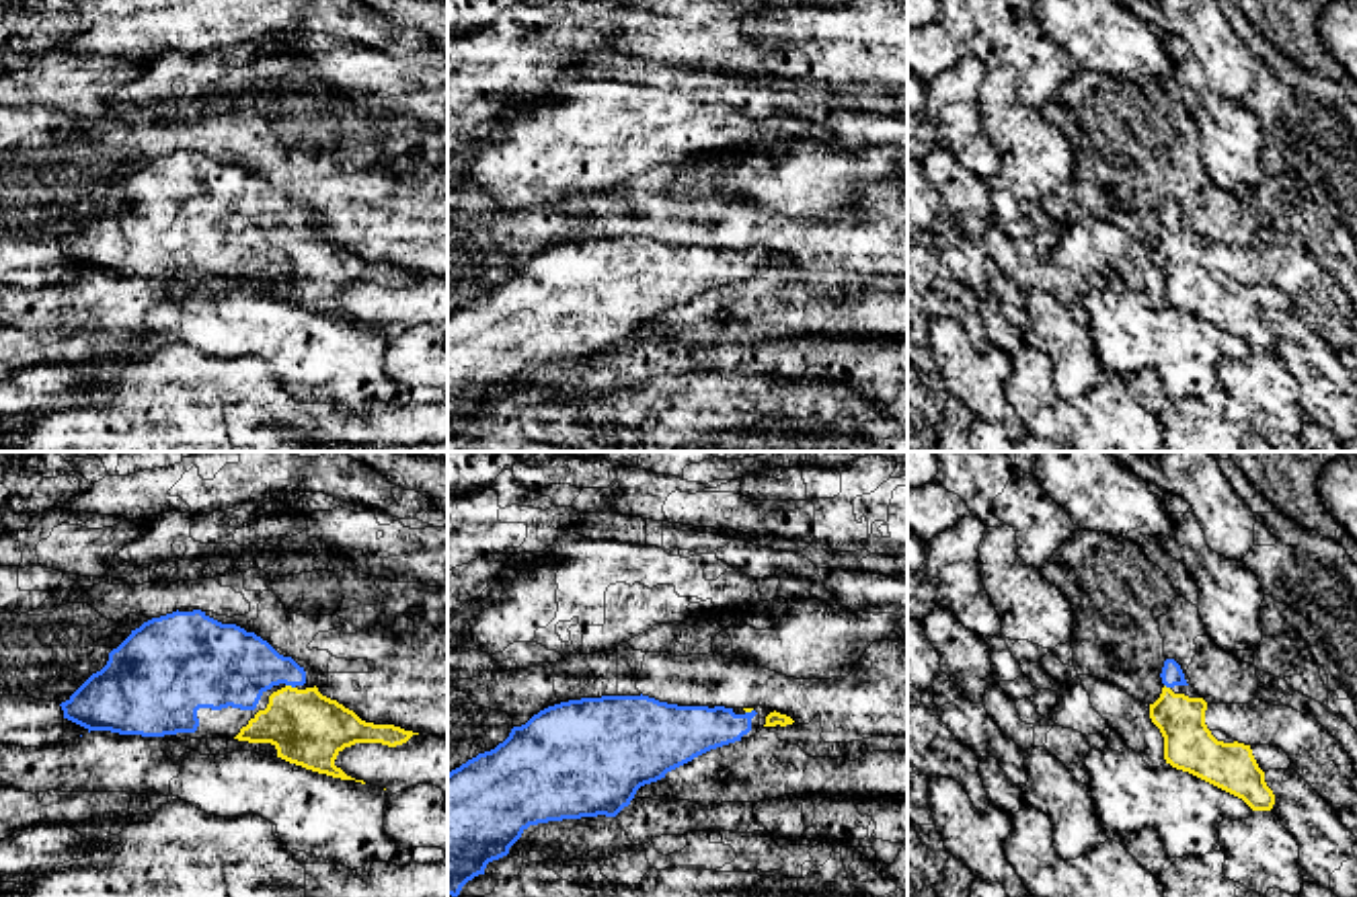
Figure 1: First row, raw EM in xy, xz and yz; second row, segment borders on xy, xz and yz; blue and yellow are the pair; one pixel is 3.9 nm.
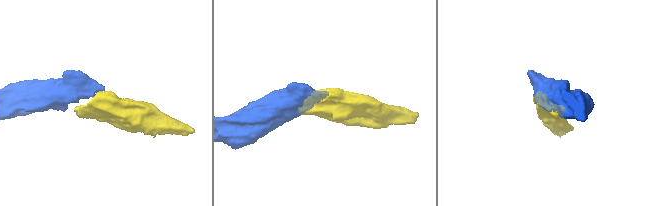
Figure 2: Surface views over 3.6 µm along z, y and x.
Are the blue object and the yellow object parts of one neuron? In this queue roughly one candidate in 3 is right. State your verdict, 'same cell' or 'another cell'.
same cell

